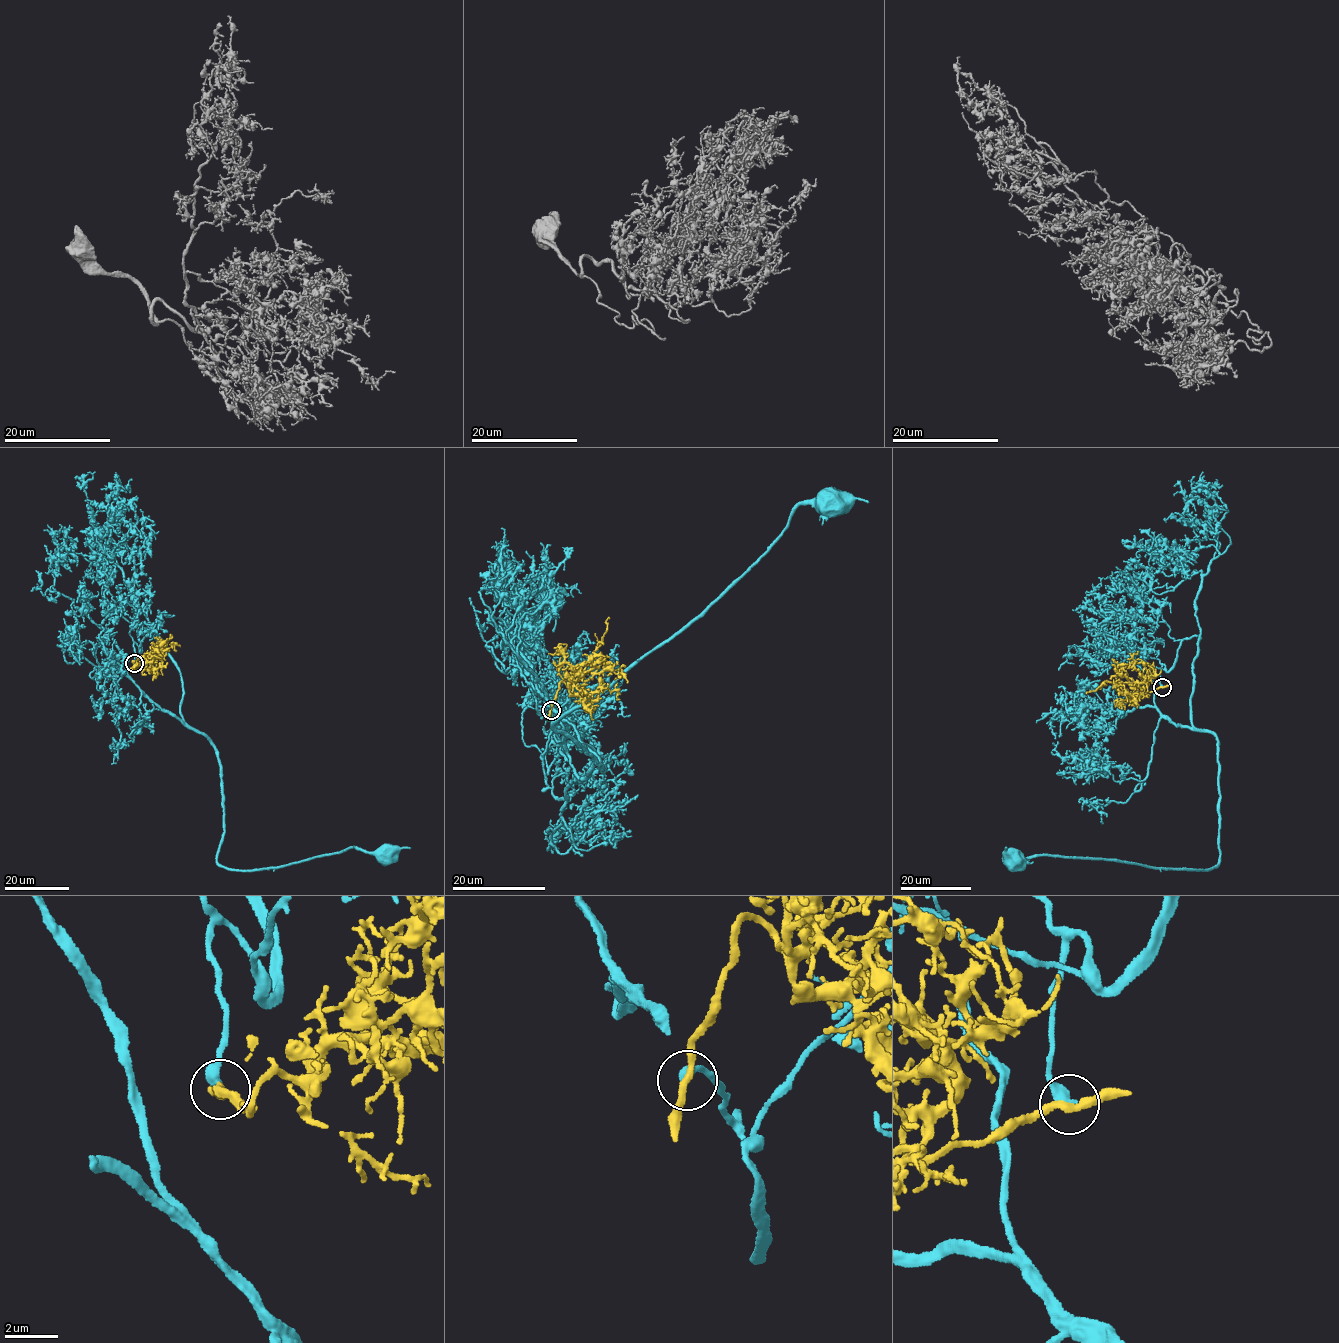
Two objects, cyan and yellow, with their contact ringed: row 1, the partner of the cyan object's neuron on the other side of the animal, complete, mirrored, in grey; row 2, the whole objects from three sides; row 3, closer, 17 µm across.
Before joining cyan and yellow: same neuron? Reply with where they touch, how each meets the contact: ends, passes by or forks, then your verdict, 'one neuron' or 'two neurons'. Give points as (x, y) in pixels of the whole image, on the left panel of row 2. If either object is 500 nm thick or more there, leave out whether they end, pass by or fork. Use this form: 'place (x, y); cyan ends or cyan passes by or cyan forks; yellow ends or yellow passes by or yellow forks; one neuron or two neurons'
place (134, 663); cyan ends; yellow passes by; one neuron

